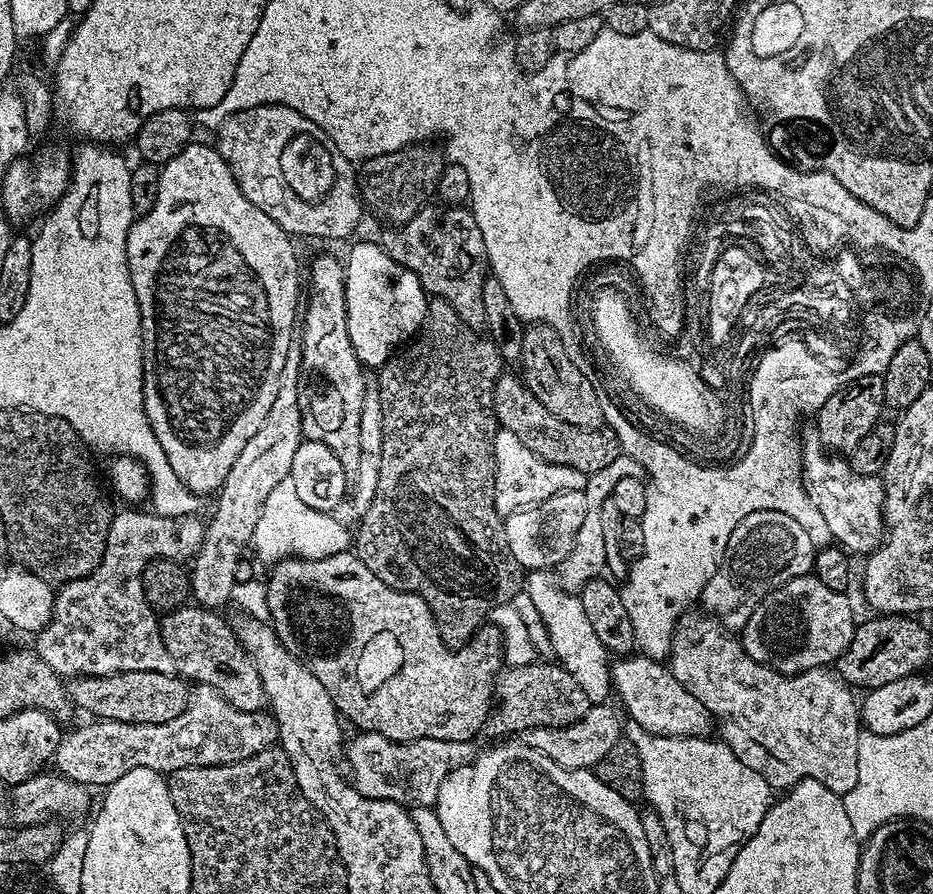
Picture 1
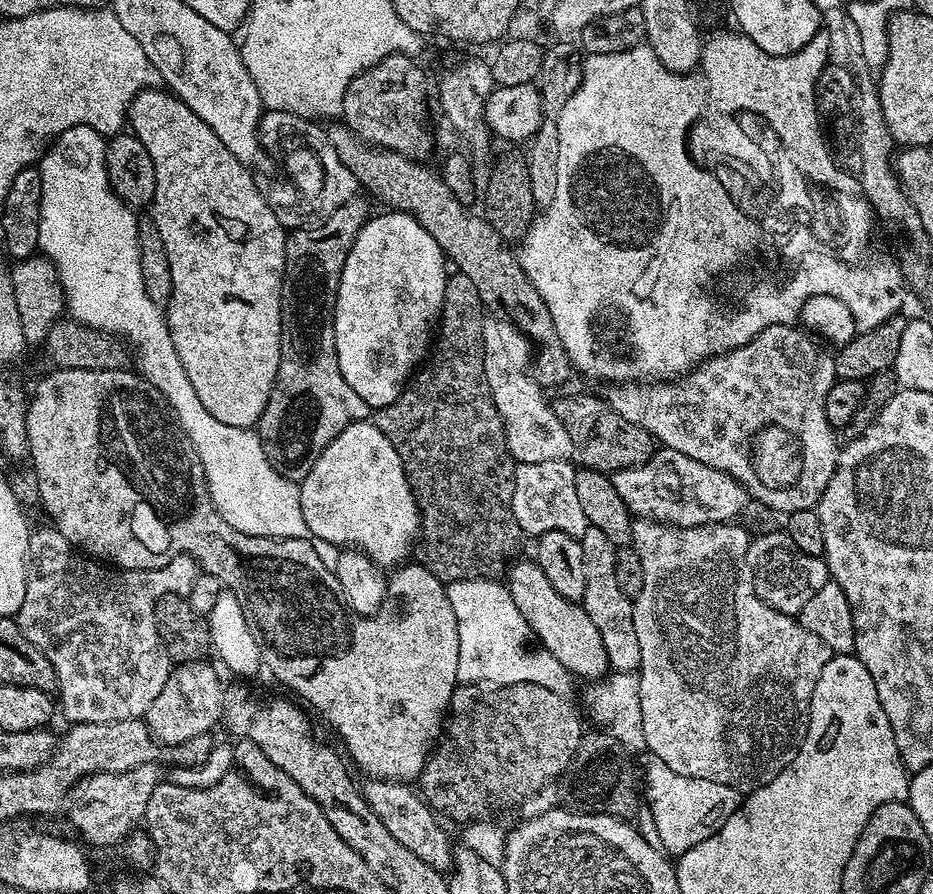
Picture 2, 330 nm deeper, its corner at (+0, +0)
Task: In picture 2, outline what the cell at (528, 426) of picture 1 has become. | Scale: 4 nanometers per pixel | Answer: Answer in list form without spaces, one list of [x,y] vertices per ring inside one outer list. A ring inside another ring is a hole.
[[[564,396],[560,401],[555,401],[554,407],[562,426],[566,426],[566,434],[570,434],[570,442],[574,442],[575,459],[583,467],[611,474],[623,468],[644,464],[652,456],[652,435],[634,422],[626,422],[622,414],[608,405],[607,399],[600,397],[599,400],[596,396]]]

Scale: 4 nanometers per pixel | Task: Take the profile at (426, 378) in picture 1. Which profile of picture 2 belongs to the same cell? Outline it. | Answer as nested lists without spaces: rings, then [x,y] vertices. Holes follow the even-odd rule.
[[[453,271],[452,277],[445,279],[442,284],[442,299],[440,301],[440,316],[438,319],[438,335],[434,340],[434,347],[427,357],[426,363],[411,377],[404,393],[394,402],[377,407],[374,412],[374,422],[386,438],[390,438],[390,446],[398,450],[398,458],[402,458],[404,473],[408,484],[416,496],[416,505],[422,513],[420,517],[420,535],[418,537],[419,563],[429,568],[438,579],[445,582],[453,580],[490,580],[505,575],[506,569],[521,555],[520,539],[522,533],[518,522],[514,518],[512,499],[514,498],[514,474],[516,461],[512,459],[510,450],[506,446],[506,430],[502,418],[498,414],[498,406],[494,406],[494,398],[490,394],[490,386],[486,386],[486,370],[484,369],[484,343],[482,342],[482,326],[486,319],[486,309],[482,298],[478,298],[478,286],[474,286],[471,278],[466,274]]]

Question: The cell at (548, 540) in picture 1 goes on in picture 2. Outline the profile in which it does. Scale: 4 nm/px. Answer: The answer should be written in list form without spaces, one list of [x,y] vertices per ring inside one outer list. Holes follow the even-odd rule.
[[[566,460],[516,465],[512,509],[521,533],[528,535],[529,532],[532,538],[538,538],[550,530],[562,530],[562,534],[577,538],[586,534],[590,525],[578,503],[578,494],[574,487],[576,470],[577,465]]]

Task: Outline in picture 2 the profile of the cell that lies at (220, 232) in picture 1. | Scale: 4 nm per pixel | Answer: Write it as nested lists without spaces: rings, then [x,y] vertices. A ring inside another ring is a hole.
[[[149,88],[147,92],[139,92],[134,98],[132,107],[128,109],[126,117],[130,125],[132,135],[150,150],[150,158],[154,158],[154,174],[156,175],[156,193],[150,205],[150,217],[156,223],[158,233],[162,236],[163,245],[166,246],[166,254],[169,255],[170,273],[173,279],[173,294],[166,305],[166,319],[168,329],[174,342],[174,350],[178,350],[178,358],[182,362],[182,370],[186,370],[186,378],[194,385],[198,393],[198,399],[218,422],[226,422],[226,426],[238,426],[239,428],[252,428],[259,425],[260,416],[264,412],[266,402],[272,393],[272,387],[278,374],[280,365],[280,331],[282,330],[282,314],[280,313],[280,295],[282,294],[282,282],[284,281],[284,242],[286,229],[276,216],[275,207],[266,197],[260,193],[254,177],[248,173],[249,169],[218,139],[218,134],[190,110],[171,91],[160,88]]]

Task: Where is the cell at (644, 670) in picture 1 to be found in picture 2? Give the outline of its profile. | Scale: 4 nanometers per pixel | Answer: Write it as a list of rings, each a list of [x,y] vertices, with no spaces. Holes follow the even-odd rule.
[[[520,558],[507,569],[506,587],[514,598],[514,606],[518,606],[518,614],[526,618],[533,637],[539,647],[545,648],[573,677],[580,676],[586,682],[596,682],[609,675],[610,669],[606,658],[606,646],[602,646],[602,634],[598,634],[598,626],[590,622],[590,614],[586,614],[583,603],[567,600],[550,586],[546,574],[531,559]]]

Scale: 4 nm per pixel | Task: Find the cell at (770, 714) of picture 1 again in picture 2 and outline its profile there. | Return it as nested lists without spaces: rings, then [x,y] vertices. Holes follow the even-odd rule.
[[[633,519],[632,542],[630,547],[637,552],[638,557],[642,560],[643,583],[641,592],[638,593],[634,599],[632,609],[634,610],[634,631],[638,633],[638,650],[640,651],[638,679],[640,681],[640,709],[642,710],[642,730],[644,731],[645,749],[647,749],[649,753],[652,751],[651,755],[655,757],[655,759],[666,762],[666,766],[670,766],[670,770],[674,770],[674,774],[686,774],[686,778],[706,778],[710,782],[718,782],[722,786],[730,786],[736,789],[736,791],[741,794],[747,794],[761,788],[763,784],[769,784],[786,765],[790,762],[794,762],[794,758],[799,754],[802,742],[808,733],[808,711],[812,705],[814,686],[818,682],[818,678],[822,674],[826,662],[832,659],[834,653],[832,649],[826,646],[826,642],[822,642],[822,638],[810,634],[810,630],[806,630],[802,627],[797,617],[787,616],[778,610],[774,610],[758,596],[754,590],[754,578],[750,574],[750,562],[748,561],[750,535],[748,536],[747,530],[739,528],[738,525],[739,523],[729,522],[726,524],[700,524],[697,528],[679,528],[673,524],[659,524],[657,520]]]

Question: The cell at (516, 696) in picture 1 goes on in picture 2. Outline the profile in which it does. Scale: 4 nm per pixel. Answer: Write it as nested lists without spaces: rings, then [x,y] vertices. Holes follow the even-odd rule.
[[[530,682],[521,684],[502,684],[499,686],[485,686],[482,684],[461,684],[457,683],[452,701],[448,707],[448,714],[444,721],[442,735],[432,753],[428,756],[428,761],[424,763],[424,768],[418,777],[418,788],[428,805],[432,807],[441,817],[449,816],[452,820],[457,820],[460,824],[468,824],[471,820],[480,820],[487,812],[496,812],[499,808],[508,808],[511,804],[516,804],[519,800],[524,800],[527,796],[532,796],[535,792],[540,792],[551,780],[559,781],[568,764],[574,758],[574,754],[580,745],[582,729],[580,720],[576,717],[574,709],[568,705],[568,696],[554,694],[554,690],[546,690],[546,686],[538,686]]]

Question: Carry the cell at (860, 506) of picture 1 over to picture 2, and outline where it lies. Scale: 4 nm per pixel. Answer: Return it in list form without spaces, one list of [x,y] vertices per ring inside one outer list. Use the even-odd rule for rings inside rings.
[[[775,324],[766,330],[759,332],[748,344],[742,344],[725,352],[722,356],[709,356],[707,360],[697,363],[691,372],[683,378],[673,379],[671,382],[620,382],[606,393],[608,405],[626,422],[634,422],[642,430],[652,435],[653,441],[659,442],[663,447],[670,450],[678,450],[678,454],[686,454],[706,466],[710,466],[719,472],[725,472],[727,476],[735,478],[742,487],[746,489],[753,501],[761,500],[768,508],[776,512],[787,514],[815,508],[820,503],[822,494],[830,482],[830,478],[836,469],[836,457],[838,455],[837,433],[826,422],[826,394],[830,394],[830,386],[836,384],[836,362],[831,355],[827,356],[813,337],[807,331],[799,332],[792,324]]]

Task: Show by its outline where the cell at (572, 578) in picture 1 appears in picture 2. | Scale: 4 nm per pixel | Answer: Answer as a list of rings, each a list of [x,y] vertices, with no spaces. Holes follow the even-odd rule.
[[[663,446],[657,447],[646,463],[613,472],[611,478],[618,498],[626,502],[633,517],[657,520],[659,524],[673,524],[679,528],[735,521],[750,504],[748,492],[735,478]]]

